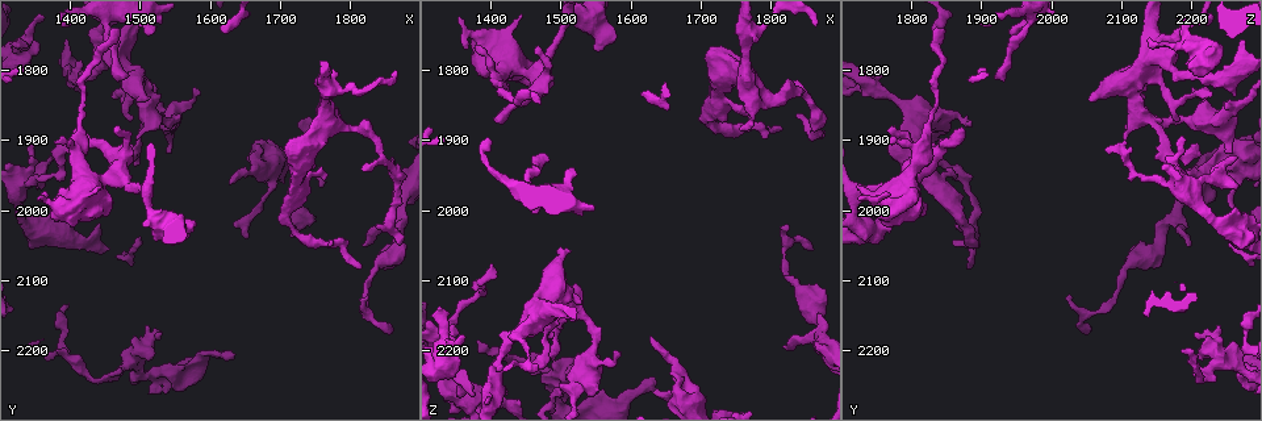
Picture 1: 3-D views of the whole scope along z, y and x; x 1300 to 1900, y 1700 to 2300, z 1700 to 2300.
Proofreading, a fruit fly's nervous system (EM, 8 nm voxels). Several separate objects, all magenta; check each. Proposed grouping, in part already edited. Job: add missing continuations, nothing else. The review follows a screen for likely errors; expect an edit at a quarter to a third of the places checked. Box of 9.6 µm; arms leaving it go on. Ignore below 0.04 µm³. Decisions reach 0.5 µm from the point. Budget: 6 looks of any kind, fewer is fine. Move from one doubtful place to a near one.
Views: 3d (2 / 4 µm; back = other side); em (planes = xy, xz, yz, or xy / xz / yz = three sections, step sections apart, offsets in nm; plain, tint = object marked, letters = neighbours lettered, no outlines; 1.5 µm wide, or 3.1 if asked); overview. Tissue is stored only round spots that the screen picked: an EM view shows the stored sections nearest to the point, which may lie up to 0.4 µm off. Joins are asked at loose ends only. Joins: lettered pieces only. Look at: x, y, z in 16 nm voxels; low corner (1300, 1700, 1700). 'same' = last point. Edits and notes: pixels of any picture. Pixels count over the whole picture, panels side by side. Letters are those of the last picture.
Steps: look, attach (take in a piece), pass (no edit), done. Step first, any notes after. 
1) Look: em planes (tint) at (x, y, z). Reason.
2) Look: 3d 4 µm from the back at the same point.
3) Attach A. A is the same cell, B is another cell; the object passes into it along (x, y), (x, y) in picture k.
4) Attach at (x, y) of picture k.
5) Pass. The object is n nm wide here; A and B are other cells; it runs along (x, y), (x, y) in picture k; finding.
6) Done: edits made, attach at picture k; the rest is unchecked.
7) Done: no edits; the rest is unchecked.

Look: 3d 4 µm from the back at (1510, 1840, 2060). Free end.

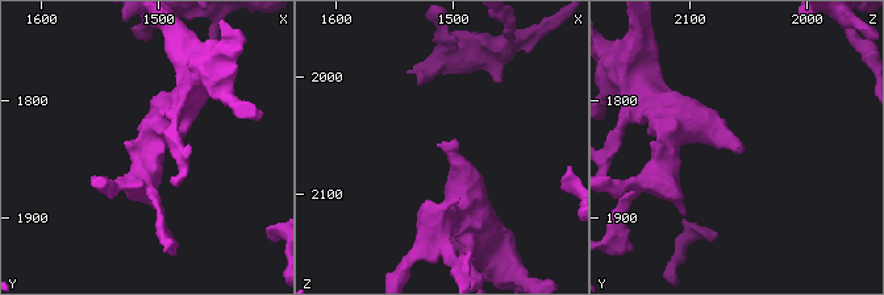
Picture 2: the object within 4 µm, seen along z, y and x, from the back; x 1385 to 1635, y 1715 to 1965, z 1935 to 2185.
Look: em planes (letters) at (1510, 1842, 2056). Need the tissue.

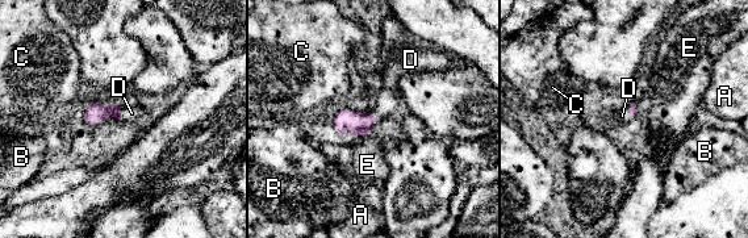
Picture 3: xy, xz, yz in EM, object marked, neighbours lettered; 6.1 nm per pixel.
Attach D. D is the same cell, A, B, C and E are other cells; it goes on there.

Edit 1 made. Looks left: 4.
Look: overview. See it whole again.

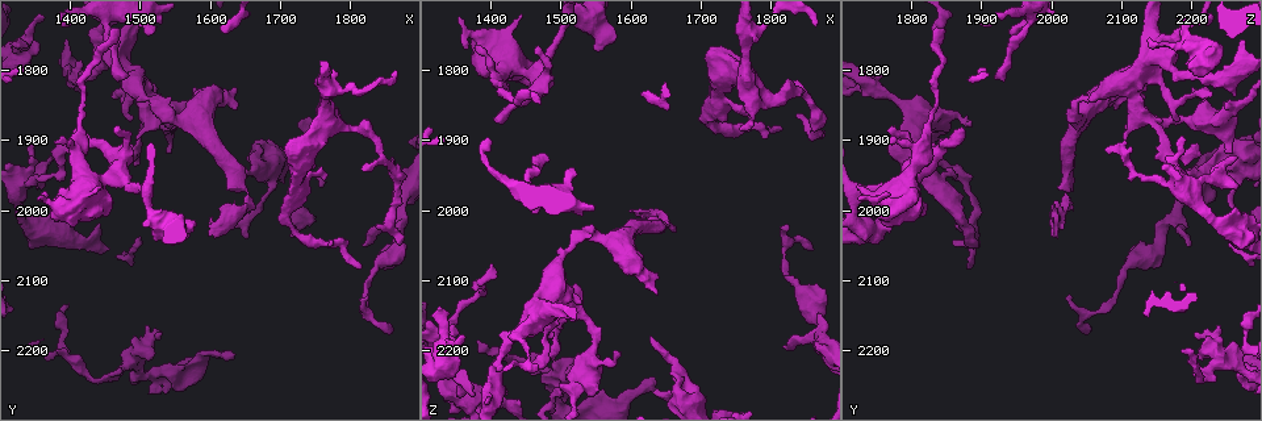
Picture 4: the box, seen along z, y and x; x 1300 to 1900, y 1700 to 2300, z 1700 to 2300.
Look: 3d 4 µm at (1465, 1740, 1850). Branch stops here.

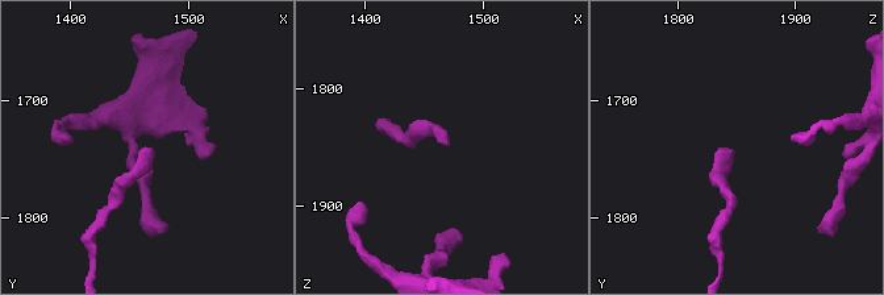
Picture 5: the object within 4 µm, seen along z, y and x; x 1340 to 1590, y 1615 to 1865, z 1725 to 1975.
Look: em planes (letters) at (1468, 1742, 1848).

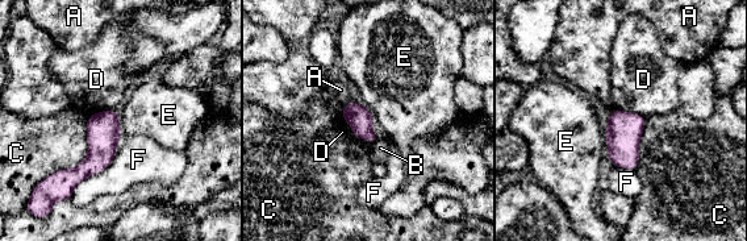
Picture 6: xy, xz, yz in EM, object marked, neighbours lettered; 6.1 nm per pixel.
Pass. The object is 150 nm wide here; A, B, C, D, E and F are other cells; no lettered piece goes on from it.

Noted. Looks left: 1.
Look: em planes (letters) at (1765, 1955, 1860). An open end.

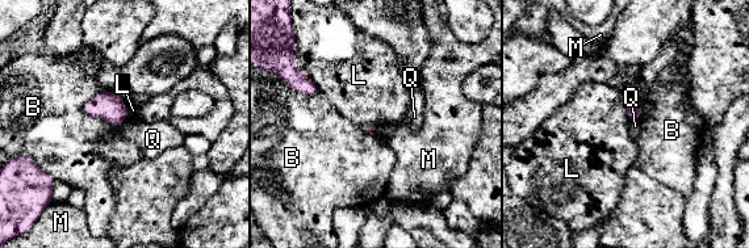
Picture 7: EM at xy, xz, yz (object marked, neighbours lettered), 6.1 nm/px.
Pass. B, L, M and Q are other cells; none of them fits.

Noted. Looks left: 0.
Done: edits made, attach at picture 3; the rest is unchecked.

